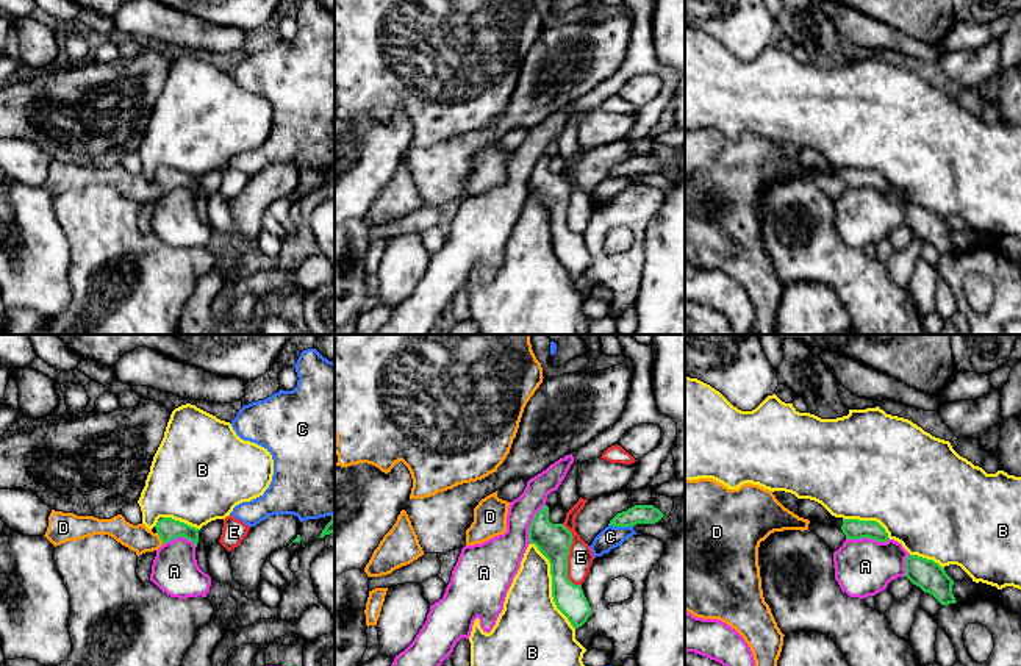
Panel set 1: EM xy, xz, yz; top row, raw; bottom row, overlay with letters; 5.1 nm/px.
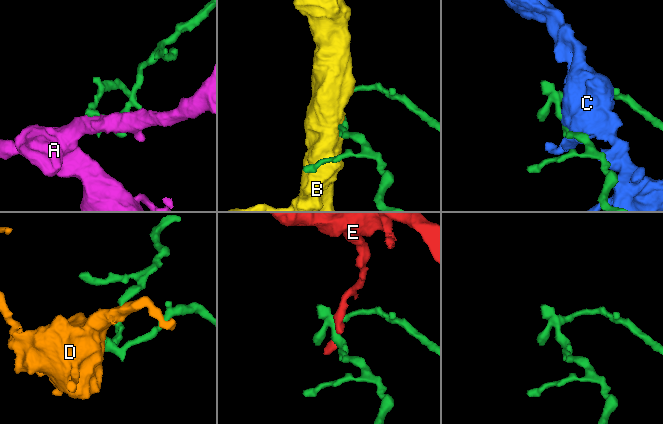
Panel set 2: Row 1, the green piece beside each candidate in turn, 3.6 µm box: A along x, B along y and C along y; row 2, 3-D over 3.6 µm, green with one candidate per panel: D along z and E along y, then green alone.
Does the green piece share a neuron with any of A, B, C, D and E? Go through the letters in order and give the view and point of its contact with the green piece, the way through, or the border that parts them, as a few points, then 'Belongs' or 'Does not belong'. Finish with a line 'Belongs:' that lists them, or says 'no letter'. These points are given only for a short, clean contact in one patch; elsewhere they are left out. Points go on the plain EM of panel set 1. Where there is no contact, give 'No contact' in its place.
A: Touches green at yz (868, 186). Does not belong
B: Touches green at xz (552, 235). Does not belong
C: Touches green at xz (621, 175). Does not belong
D: Touches green at xy (160, 186). Path across: xy (168, 179), (160, 186), (138, 188). Belongs
E: Touches green at xz (568, 205). Boundary: xz (562, 174), (571, 183), (568, 227), (580, 236). Does not belong
Belongs: D

